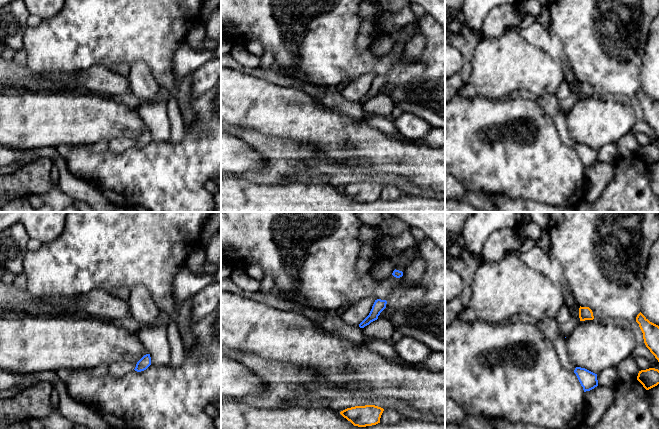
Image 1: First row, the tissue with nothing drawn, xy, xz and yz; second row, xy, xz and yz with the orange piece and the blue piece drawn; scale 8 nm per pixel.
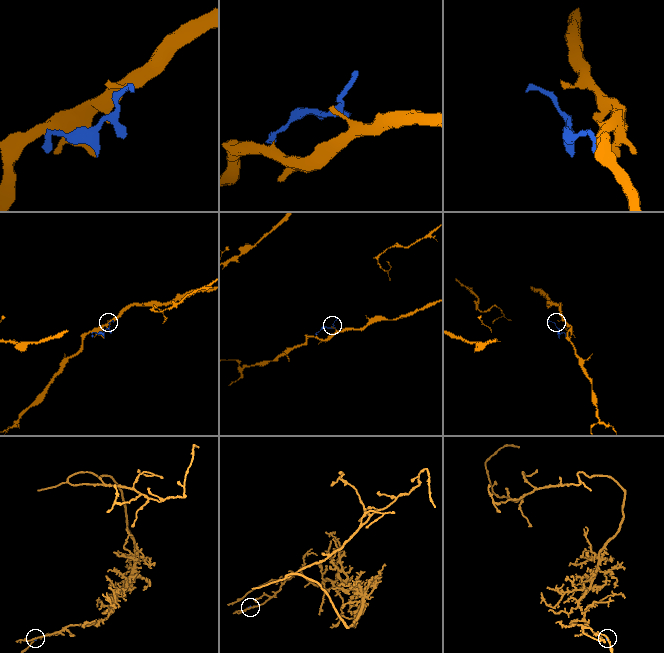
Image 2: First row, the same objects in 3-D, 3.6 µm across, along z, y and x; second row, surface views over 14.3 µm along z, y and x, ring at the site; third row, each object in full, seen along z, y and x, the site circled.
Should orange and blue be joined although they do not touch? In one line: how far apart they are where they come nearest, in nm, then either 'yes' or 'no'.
180 nm | no

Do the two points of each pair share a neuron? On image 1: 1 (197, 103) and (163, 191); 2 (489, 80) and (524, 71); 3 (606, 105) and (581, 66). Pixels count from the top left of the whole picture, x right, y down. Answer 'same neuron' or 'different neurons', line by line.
1: same neuron
2: same neuron
3: different neurons

